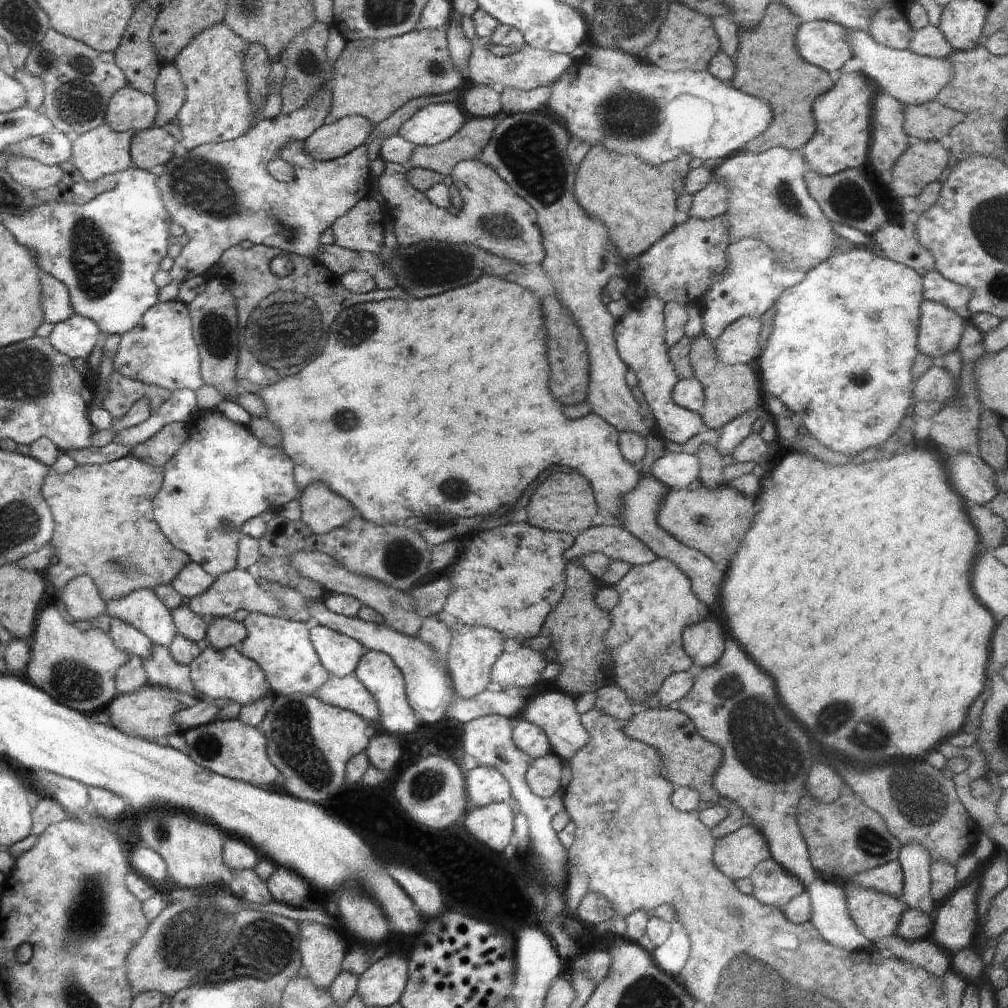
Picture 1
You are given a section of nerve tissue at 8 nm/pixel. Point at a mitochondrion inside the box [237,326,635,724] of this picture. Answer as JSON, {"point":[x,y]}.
{"point":[402,558]}

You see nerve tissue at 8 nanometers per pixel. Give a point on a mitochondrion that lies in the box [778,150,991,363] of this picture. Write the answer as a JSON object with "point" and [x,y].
{"point":[851,200]}

